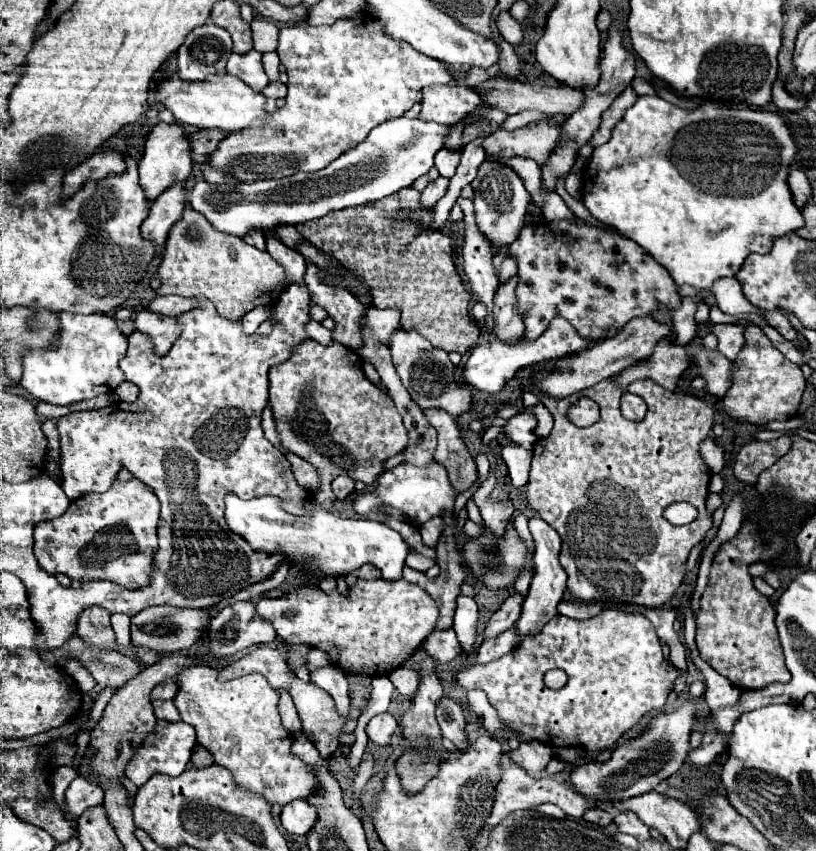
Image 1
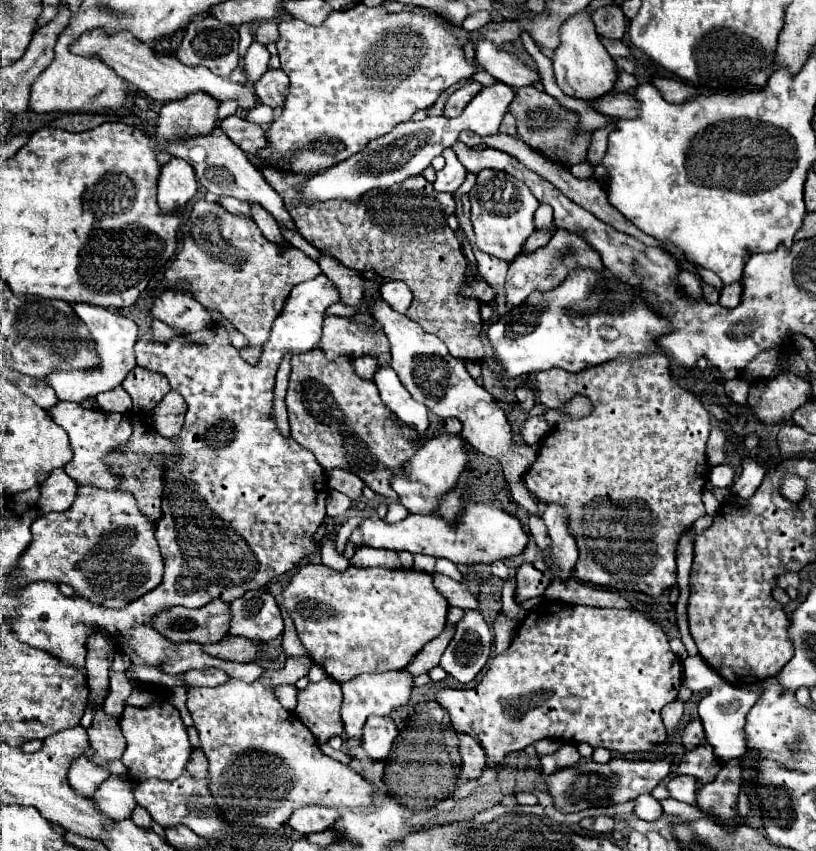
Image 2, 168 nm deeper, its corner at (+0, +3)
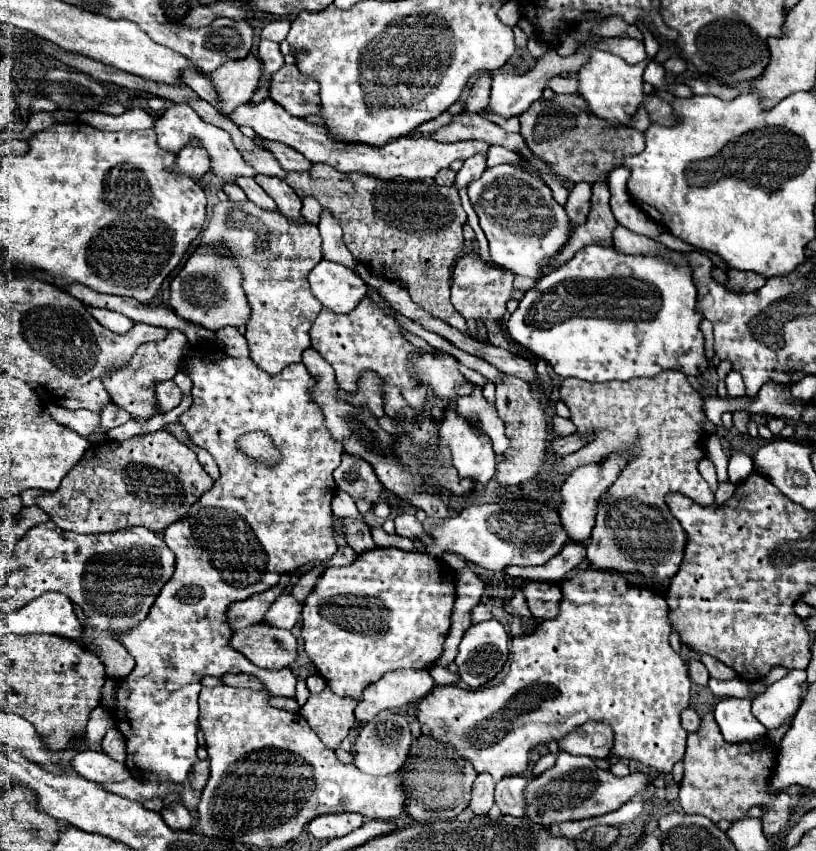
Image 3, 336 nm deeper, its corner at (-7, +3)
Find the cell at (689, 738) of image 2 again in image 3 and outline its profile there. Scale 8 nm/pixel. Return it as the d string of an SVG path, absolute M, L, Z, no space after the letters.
M686 707L682 711L682 727L688 731L688 733L694 733L694 729L700 727L700 717L698 713L692 709L692 707Z

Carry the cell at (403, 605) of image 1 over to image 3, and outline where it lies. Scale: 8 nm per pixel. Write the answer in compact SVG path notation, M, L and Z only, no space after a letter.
M376 547L358 555L352 565L328 567L304 601L302 639L304 649L328 687L340 697L362 699L364 687L376 683L384 673L396 669L430 669L442 655L450 631L450 615L456 601L456 571L442 571L436 557L402 551L396 547Z

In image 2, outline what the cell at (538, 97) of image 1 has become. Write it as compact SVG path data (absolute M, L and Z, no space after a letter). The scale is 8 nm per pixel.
M607 93L599 99L589 101L589 105L611 119L629 119L637 115L637 103L631 93Z

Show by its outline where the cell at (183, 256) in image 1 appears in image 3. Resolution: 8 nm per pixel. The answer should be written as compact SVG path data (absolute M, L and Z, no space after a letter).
M224 201L212 209L212 219L204 229L200 243L224 247L242 269L242 287L252 307L246 327L252 361L270 375L298 363L302 351L310 347L308 333L322 311L320 301L308 287L308 273L322 259L318 227L290 221L280 211L264 211L252 201Z

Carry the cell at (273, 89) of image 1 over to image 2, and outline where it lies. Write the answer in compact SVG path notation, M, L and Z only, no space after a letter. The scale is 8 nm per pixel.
M269 69L255 85L255 95L263 105L283 105L289 91L289 77L281 69Z

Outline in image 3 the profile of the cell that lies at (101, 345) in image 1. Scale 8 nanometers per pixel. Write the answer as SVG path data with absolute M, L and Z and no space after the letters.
M88 307L88 313L98 319L100 325L104 325L106 329L114 331L114 333L128 333L134 325L132 319L124 317L122 313L116 313L116 311L108 311L108 309L94 309L94 307Z

